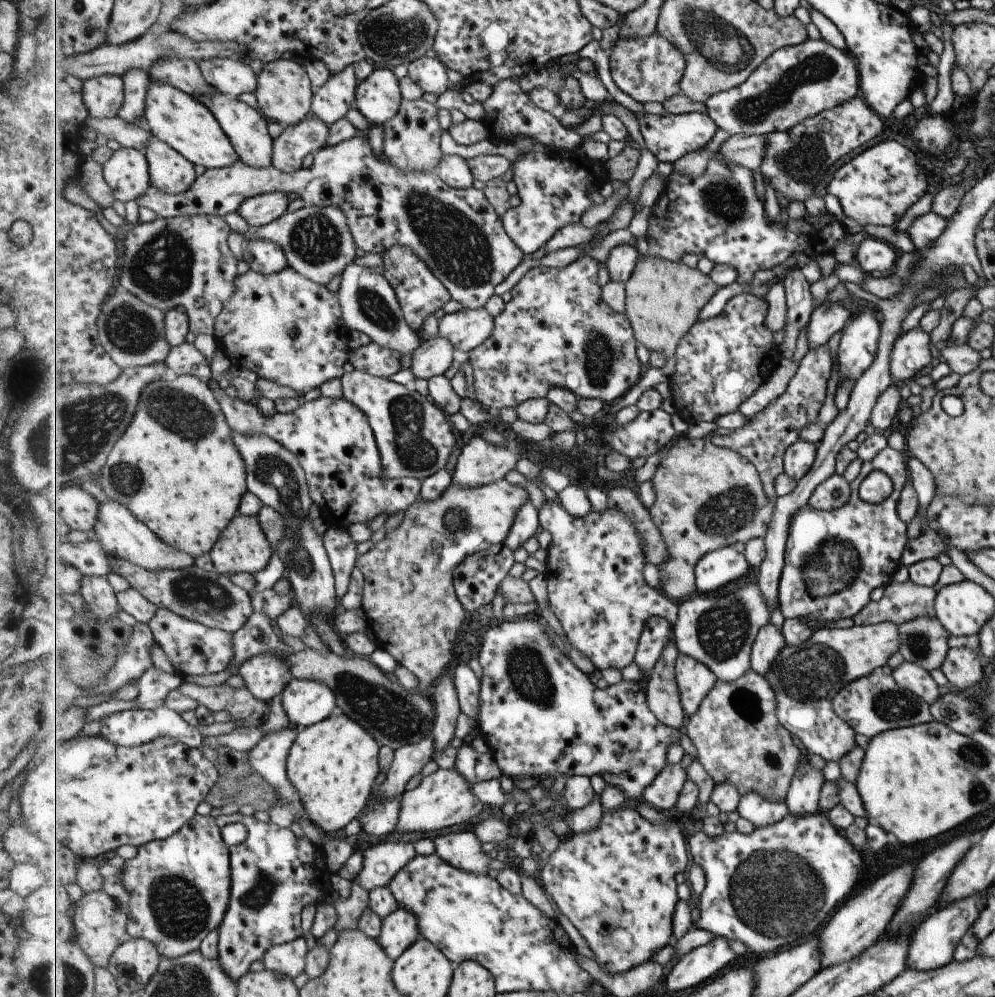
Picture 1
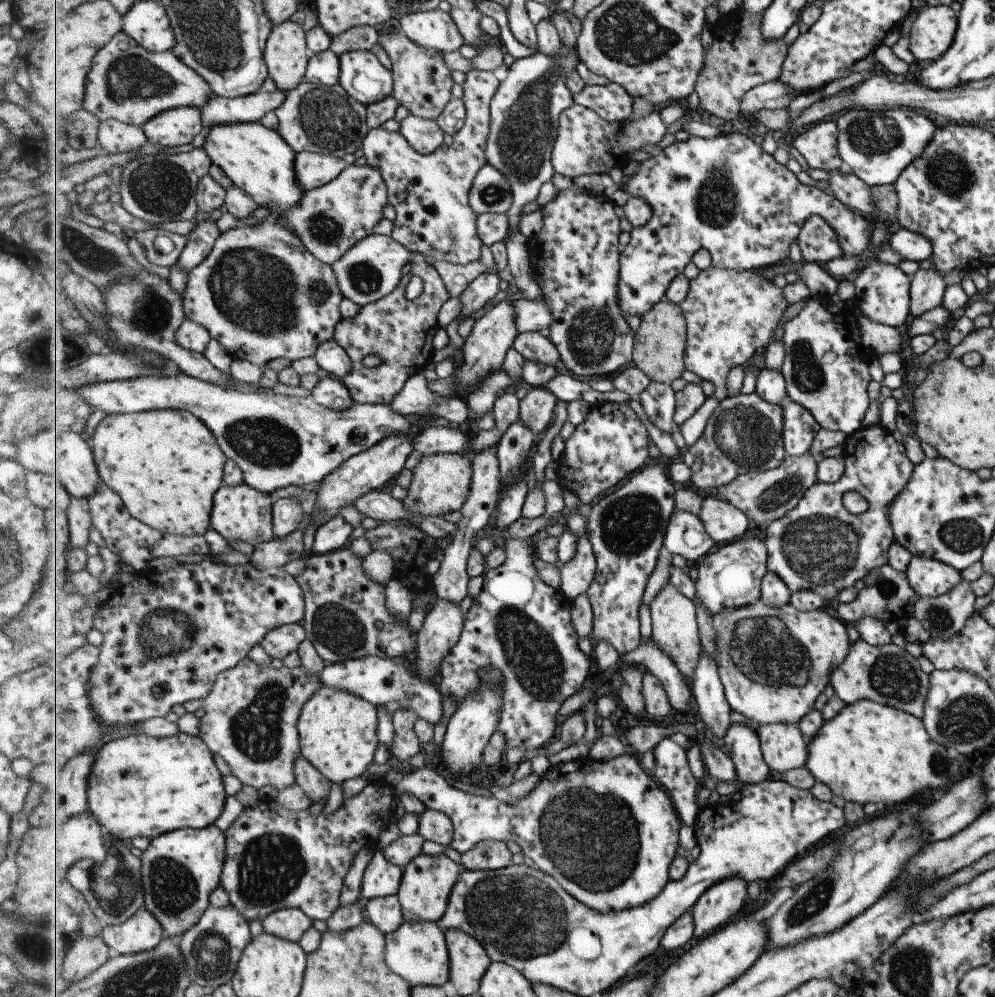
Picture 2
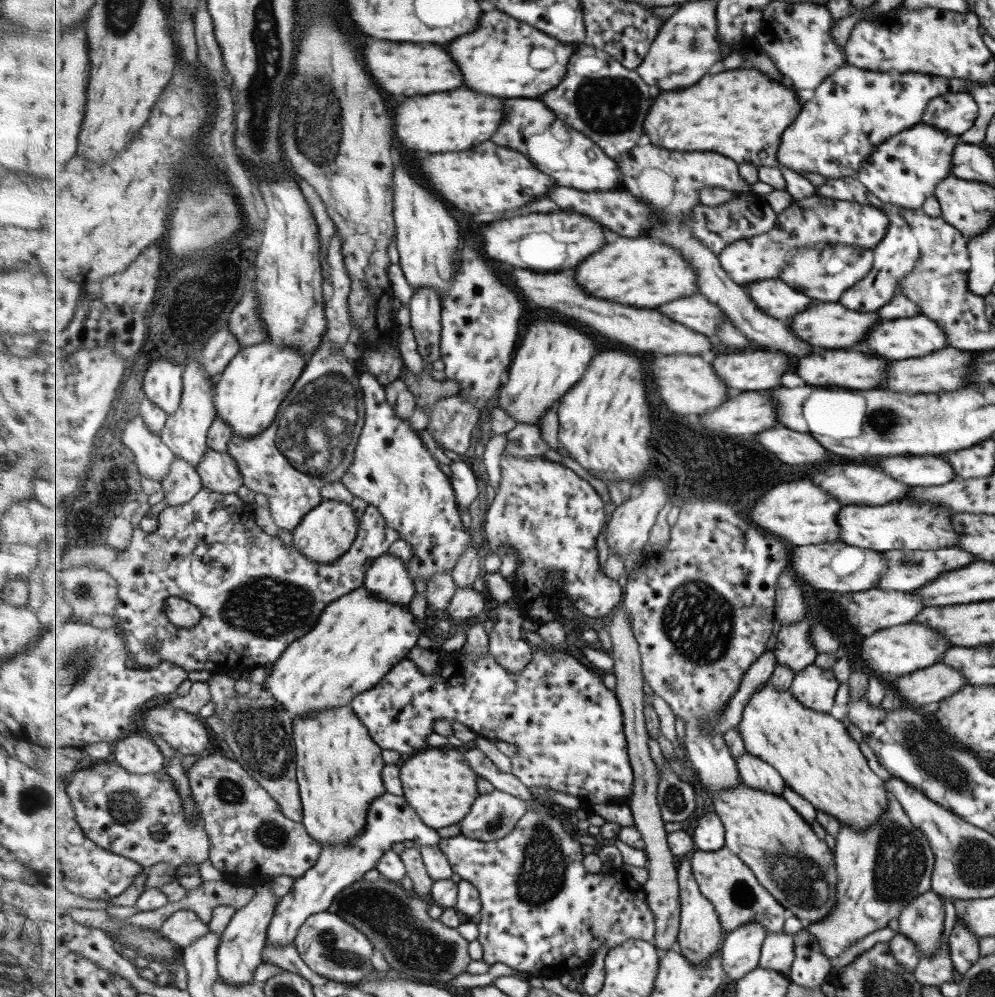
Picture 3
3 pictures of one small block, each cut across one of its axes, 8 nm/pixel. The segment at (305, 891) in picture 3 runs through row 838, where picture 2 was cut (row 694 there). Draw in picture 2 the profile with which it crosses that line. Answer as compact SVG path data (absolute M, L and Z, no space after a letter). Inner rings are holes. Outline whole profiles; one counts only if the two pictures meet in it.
M365 657L362 659L349 659L340 663L327 664L321 673L322 684L326 687L353 693L363 697L366 701L377 707L383 707L389 702L403 702L409 700L421 719L432 725L443 720L443 698L439 689L433 683L422 681L417 672L408 666L397 664L389 657Z

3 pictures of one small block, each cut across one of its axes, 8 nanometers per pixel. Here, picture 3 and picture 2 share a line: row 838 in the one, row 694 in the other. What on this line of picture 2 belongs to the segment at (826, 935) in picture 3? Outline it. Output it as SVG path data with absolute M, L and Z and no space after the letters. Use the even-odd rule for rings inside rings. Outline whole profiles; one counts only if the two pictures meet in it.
M859 639L848 648L844 662L832 672L830 685L845 705L865 699L923 718L923 705L928 691L928 674L923 673L905 649L893 643L873 646Z

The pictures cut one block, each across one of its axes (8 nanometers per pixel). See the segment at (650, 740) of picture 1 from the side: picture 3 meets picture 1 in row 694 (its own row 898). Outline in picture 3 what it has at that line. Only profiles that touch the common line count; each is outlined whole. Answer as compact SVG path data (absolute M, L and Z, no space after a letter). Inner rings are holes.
M530 809L521 818L520 822L517 823L517 828L501 840L485 842L483 840L479 841L467 838L462 833L459 833L454 837L443 838L439 845L443 853L447 855L447 859L449 859L451 867L453 867L454 873L459 875L462 880L474 884L480 892L482 911L480 912L480 922L478 923L480 928L480 937L478 940L483 948L483 961L489 965L502 962L518 971L528 973L530 976L558 976L573 972L580 966L591 964L593 958L598 955L599 948L603 948L605 945L609 951L631 939L654 942L656 938L656 917L651 905L648 903L648 893L646 892L645 885L639 884L629 872L626 872L622 868L616 869L612 874L608 872L589 873L584 866L586 856L583 855L581 844L573 839L573 834L567 832L565 826L557 818L553 817L553 815L537 809Z

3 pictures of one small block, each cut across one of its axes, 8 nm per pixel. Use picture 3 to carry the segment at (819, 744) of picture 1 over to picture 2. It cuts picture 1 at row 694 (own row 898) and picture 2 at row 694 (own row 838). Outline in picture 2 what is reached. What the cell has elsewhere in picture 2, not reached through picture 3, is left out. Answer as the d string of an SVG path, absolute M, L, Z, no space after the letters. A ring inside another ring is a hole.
M759 600L748 607L716 614L714 625L718 634L716 662L726 697L733 712L760 725L799 724L814 709L813 702L823 692L825 684L830 683L829 674L844 662L848 654L849 638L843 622L831 618L820 608L801 612L791 604L777 608Z

